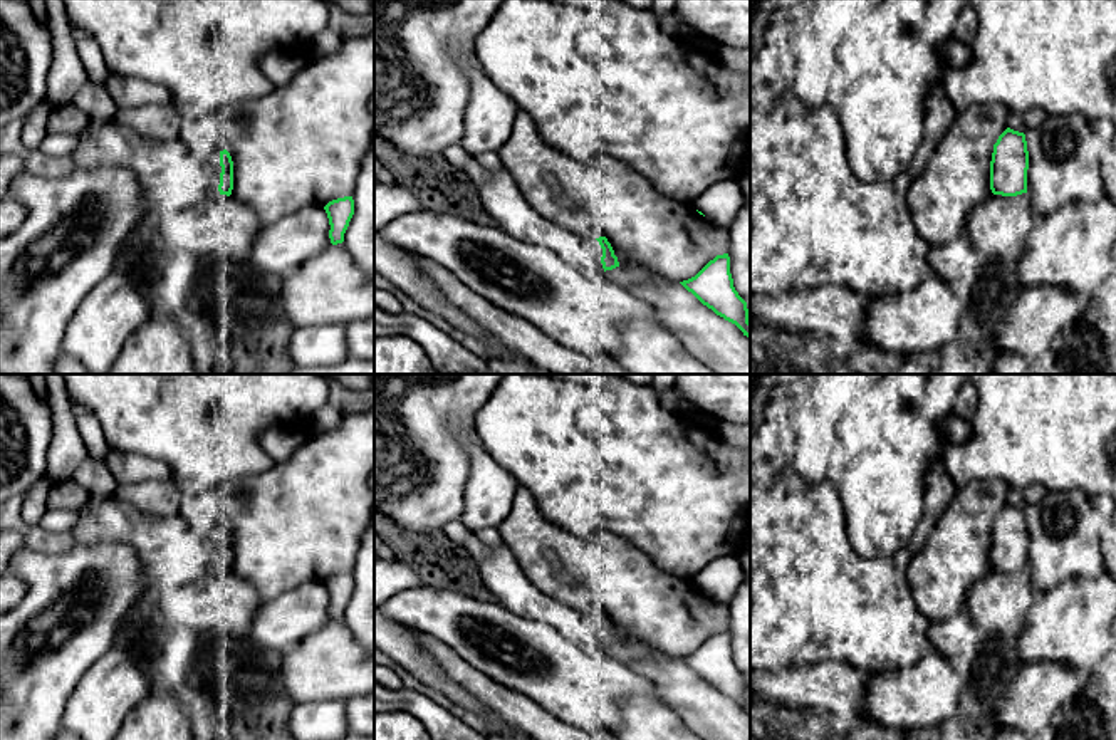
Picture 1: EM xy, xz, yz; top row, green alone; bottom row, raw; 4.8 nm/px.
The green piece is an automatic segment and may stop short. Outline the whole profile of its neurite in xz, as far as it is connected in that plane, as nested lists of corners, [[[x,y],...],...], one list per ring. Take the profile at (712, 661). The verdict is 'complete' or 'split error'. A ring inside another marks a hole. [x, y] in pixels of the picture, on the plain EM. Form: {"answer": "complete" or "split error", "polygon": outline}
{"answer": "complete", "polygon": [[[728,629],[717,631],[695,653],[680,658],[703,681],[735,700],[750,715],[747,678],[733,663]]]}

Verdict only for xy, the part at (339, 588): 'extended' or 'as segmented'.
as segmented

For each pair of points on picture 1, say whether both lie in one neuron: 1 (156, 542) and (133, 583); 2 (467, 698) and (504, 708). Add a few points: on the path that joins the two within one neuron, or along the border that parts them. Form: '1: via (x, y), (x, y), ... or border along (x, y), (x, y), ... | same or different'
1: border along (114, 541), (135, 551), (141, 573), (151, 584) | different
2: border along (452, 680), (507, 722) | different

